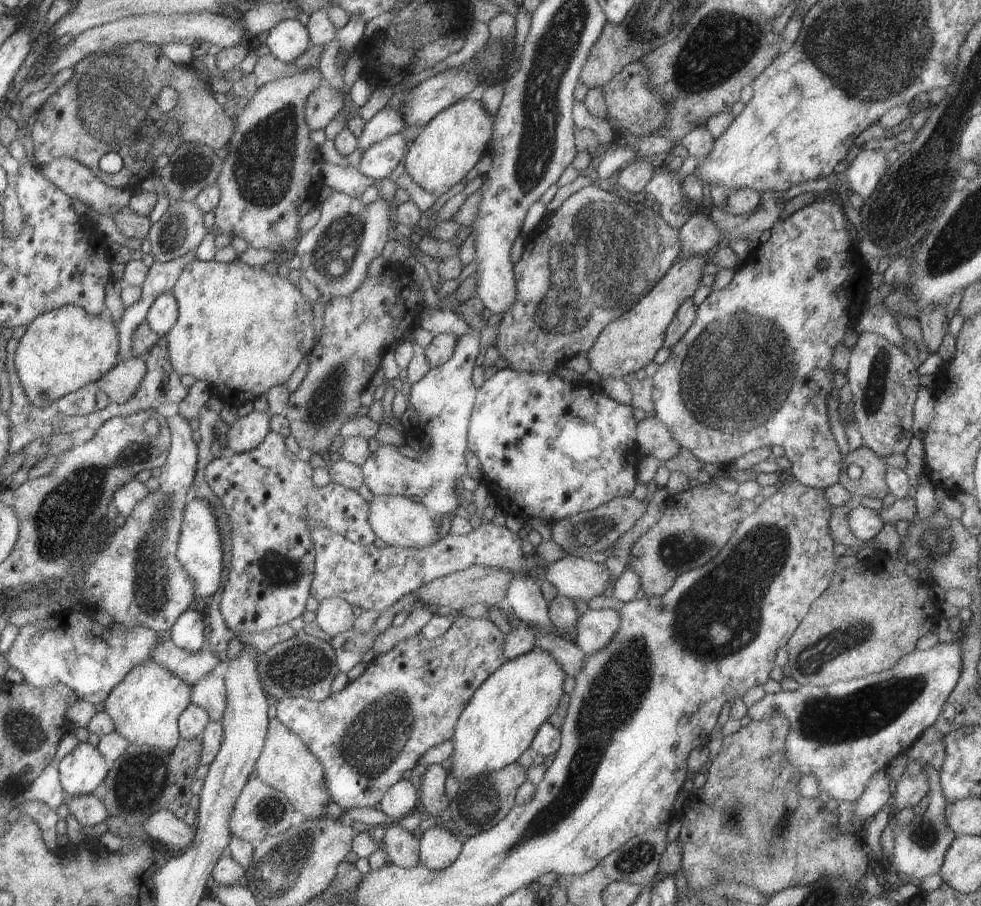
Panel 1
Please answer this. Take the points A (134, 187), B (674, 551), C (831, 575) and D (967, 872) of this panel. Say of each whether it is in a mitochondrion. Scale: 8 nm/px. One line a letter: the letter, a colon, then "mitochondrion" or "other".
A: other
B: mitochondrion
C: other
D: other

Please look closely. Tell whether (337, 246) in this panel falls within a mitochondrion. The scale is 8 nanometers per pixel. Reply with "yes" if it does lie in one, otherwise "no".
yes

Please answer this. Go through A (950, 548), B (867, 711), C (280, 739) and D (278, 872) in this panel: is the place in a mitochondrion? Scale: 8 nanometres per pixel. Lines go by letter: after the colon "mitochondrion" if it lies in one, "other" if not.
A: mitochondrion
B: mitochondrion
C: other
D: mitochondrion

